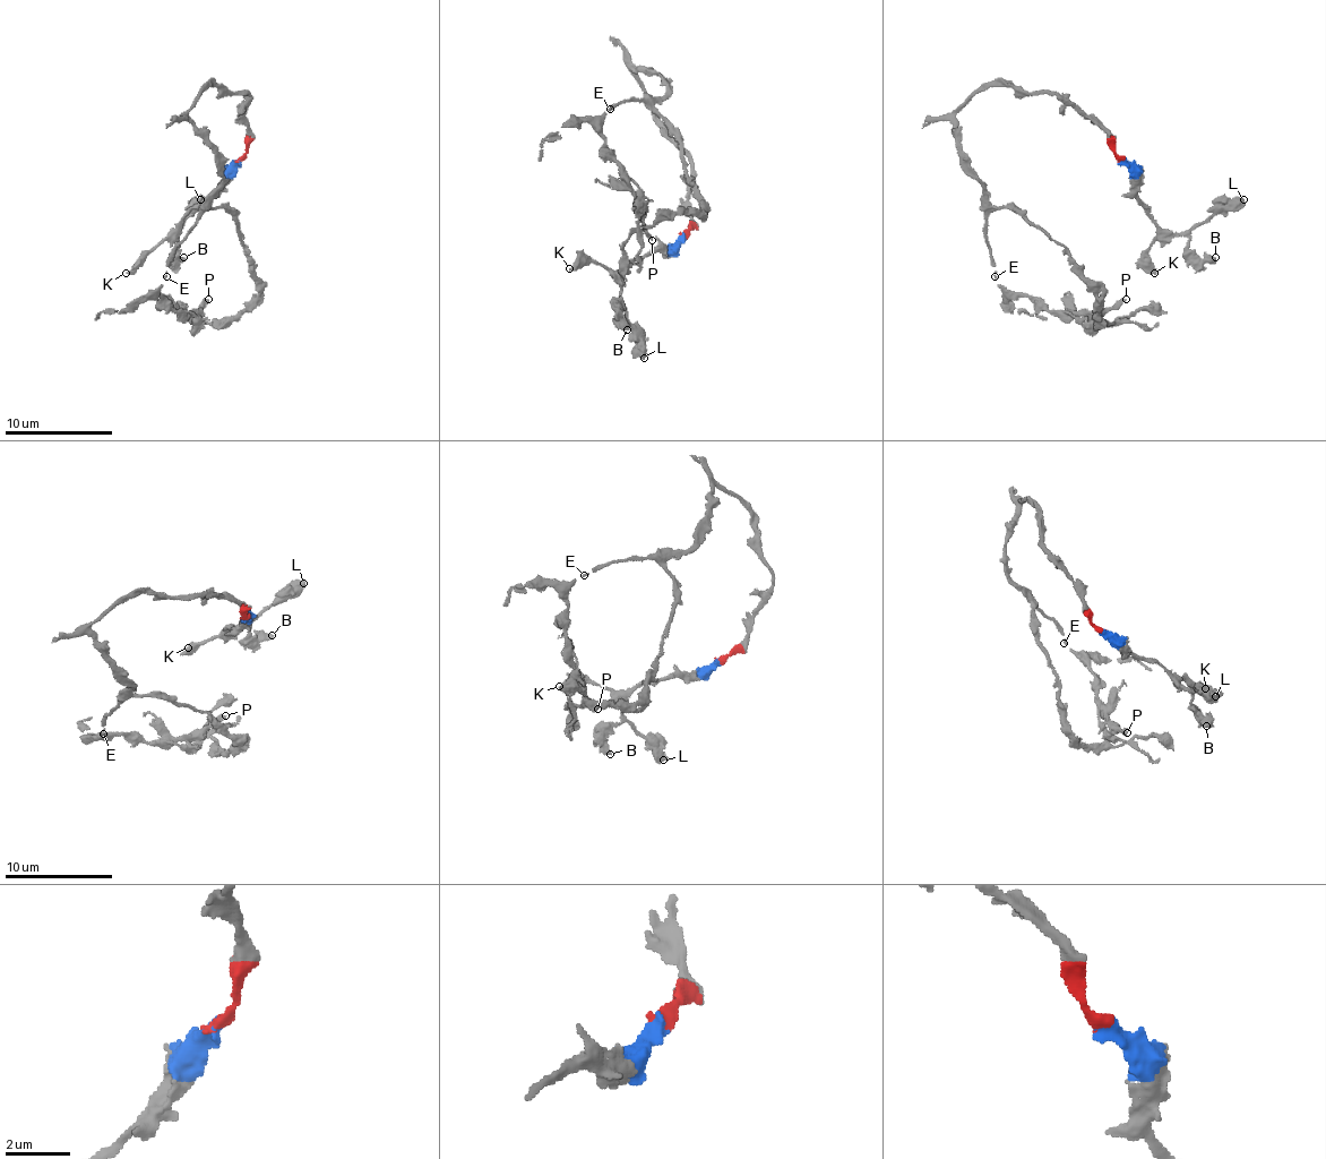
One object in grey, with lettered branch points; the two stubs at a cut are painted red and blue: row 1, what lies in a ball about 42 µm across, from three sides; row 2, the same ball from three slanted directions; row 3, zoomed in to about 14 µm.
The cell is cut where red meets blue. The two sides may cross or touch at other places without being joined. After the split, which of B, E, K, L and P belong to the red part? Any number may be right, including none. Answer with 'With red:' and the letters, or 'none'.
With red: E, P

